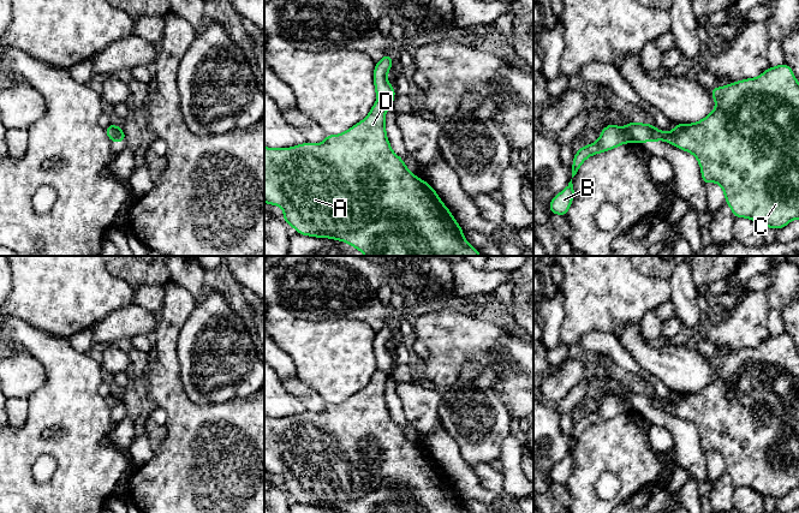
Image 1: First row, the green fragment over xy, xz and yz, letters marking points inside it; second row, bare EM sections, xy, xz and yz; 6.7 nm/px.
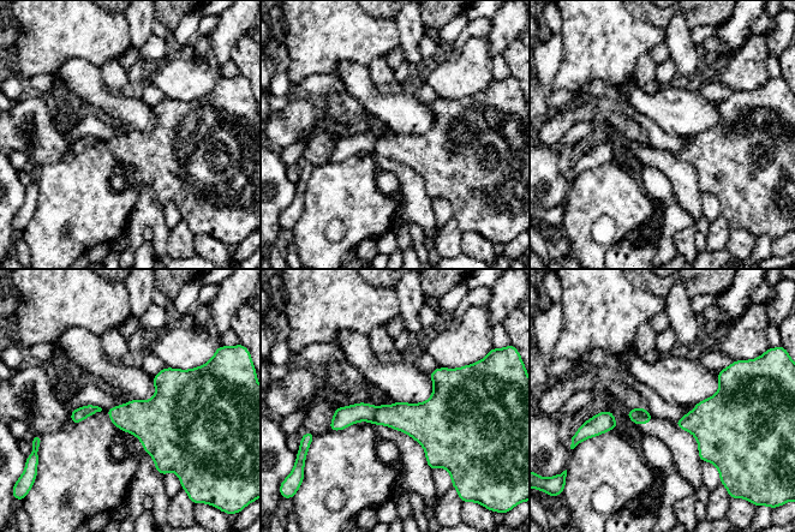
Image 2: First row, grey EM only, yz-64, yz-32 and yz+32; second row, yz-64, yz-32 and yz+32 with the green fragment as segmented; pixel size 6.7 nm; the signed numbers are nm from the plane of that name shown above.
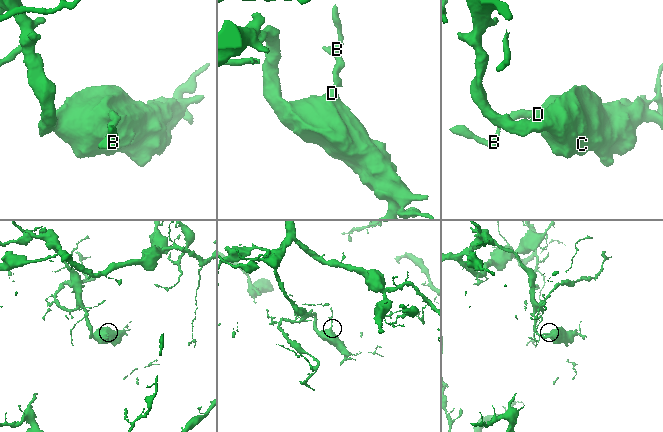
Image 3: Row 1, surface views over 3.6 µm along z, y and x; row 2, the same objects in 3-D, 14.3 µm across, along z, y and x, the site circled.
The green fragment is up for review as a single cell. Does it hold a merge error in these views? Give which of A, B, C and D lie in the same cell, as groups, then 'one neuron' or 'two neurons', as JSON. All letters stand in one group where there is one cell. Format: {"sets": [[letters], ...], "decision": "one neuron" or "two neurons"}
{"sets": [["A", "C", "D"], ["B"]], "decision": "two neurons"}

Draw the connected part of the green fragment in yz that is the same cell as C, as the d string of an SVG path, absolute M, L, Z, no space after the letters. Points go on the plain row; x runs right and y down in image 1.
M783 332L769 336L757 347L710 358L710 363L716 376L708 386L694 393L675 393L672 401L662 401L650 394L652 406L693 423L700 435L703 452L715 451L722 455L734 487L749 487L762 496L775 499L799 488L799 352L793 339Z

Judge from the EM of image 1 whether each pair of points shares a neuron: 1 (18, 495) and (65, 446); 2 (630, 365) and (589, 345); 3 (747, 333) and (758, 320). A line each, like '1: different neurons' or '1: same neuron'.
1: same neuron
2: same neuron
3: same neuron

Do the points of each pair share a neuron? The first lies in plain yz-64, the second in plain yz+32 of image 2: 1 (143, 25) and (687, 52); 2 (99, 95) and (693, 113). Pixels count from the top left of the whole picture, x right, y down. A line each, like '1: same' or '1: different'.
1: same
2: same

